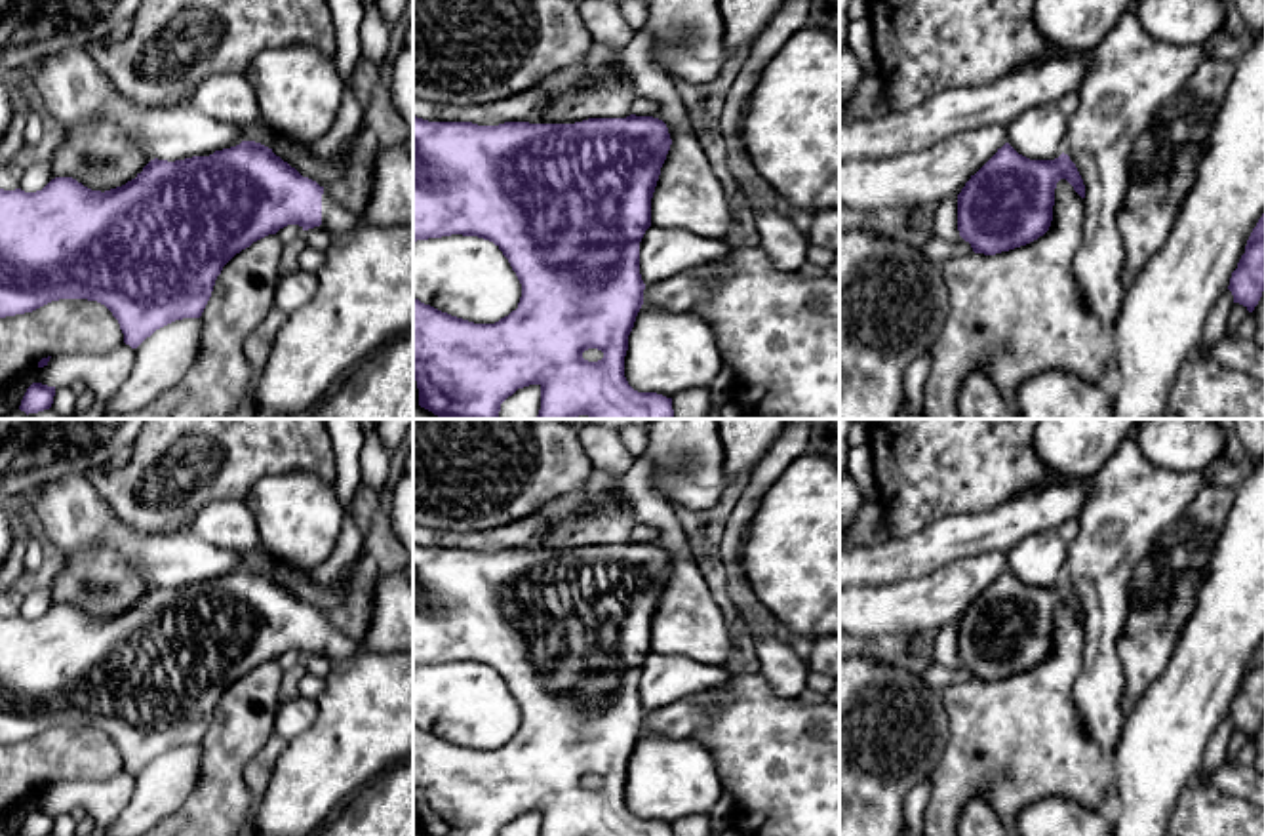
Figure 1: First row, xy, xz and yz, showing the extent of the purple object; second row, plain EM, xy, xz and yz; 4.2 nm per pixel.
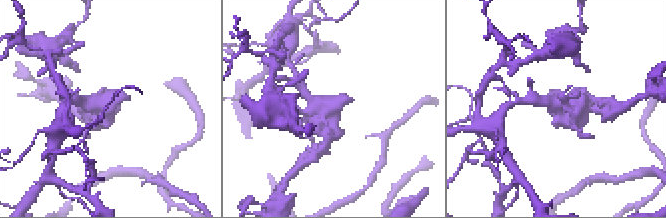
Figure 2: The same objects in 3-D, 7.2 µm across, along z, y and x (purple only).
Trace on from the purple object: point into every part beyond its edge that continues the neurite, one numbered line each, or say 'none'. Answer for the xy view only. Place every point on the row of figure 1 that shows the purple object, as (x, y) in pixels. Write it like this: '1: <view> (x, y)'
1: xy (335, 219)

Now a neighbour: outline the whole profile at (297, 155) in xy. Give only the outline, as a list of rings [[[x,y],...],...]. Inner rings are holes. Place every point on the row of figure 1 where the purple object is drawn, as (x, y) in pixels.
[[[261,120],[242,128],[244,141],[255,141],[268,147],[303,177],[316,181],[320,187],[327,187],[341,177],[348,158],[348,149],[358,131],[360,128],[346,139],[333,158],[322,160],[312,152],[312,143],[293,143],[286,135],[267,129]]]

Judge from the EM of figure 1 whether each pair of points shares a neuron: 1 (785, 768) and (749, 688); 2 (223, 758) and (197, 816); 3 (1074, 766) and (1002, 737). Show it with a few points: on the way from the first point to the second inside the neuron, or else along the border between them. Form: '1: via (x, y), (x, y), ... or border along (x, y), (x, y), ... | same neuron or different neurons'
1: via (768, 749), (756, 737), (752, 707) | same neuron
2: via (221, 772), (219, 793), (210, 802) | same neuron
3: via (1057, 756), (1019, 739) | same neuron

